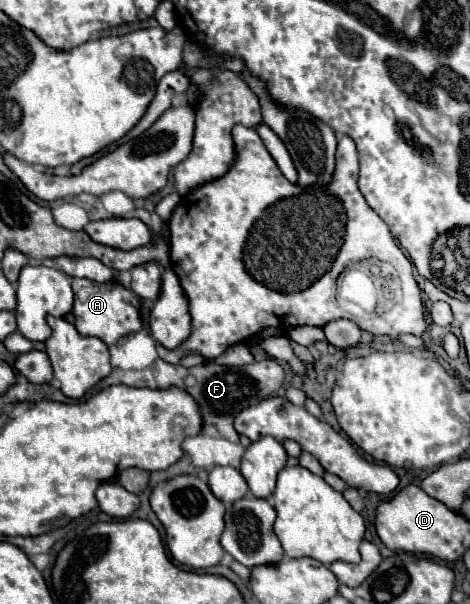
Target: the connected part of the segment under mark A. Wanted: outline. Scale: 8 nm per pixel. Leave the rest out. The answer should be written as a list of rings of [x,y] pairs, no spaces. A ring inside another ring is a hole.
[[[71,278],[71,286],[75,292],[75,328],[79,332],[85,332],[85,336],[101,336],[101,340],[105,340],[107,346],[113,346],[119,338],[141,330],[141,300],[125,286],[117,282],[97,284],[85,278]]]

